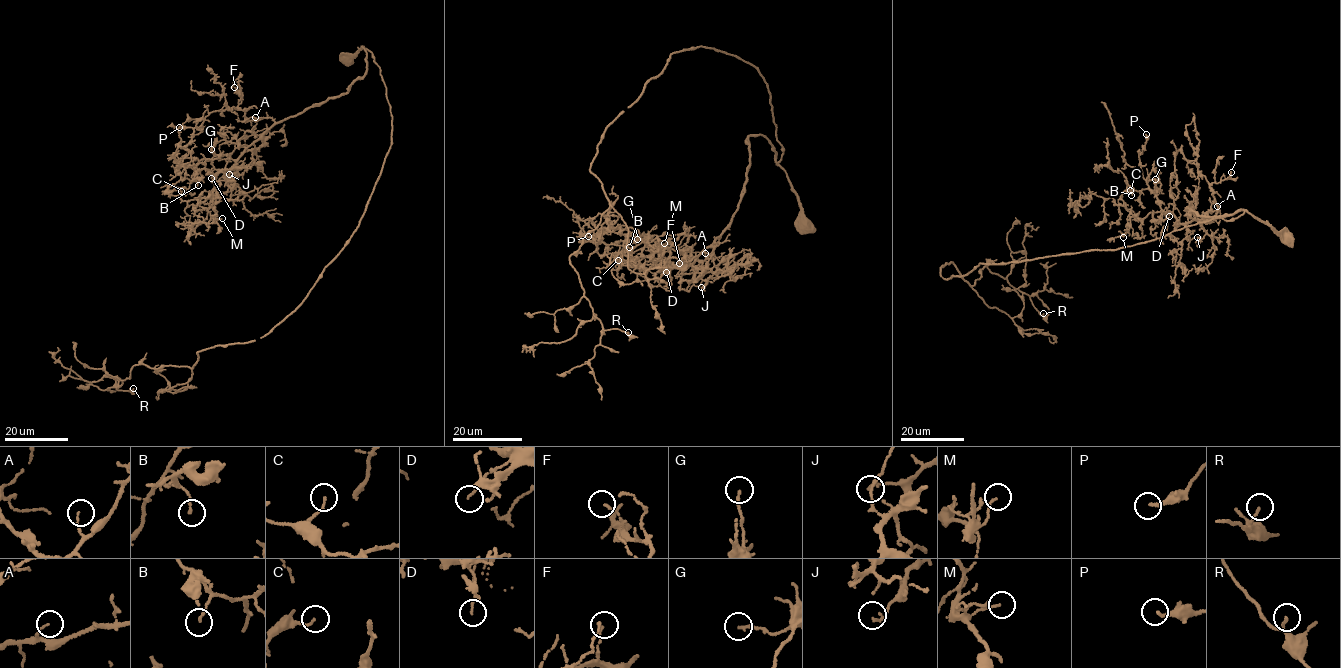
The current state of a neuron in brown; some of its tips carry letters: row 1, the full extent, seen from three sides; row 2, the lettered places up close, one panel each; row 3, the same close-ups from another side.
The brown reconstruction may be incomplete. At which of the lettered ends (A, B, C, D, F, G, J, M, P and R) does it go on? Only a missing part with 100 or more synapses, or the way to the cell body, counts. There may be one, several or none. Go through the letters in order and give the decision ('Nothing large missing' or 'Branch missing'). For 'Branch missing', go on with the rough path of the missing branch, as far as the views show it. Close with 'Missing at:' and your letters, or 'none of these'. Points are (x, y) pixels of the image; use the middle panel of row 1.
A: Nothing large missing
B: Nothing large missing
C: Nothing large missing
D: Nothing large missing
F: Nothing large missing
G: Nothing large missing
J: Nothing large missing
M: Nothing large missing
P: Nothing large missing
R: Nothing large missing
Missing at: none of these

